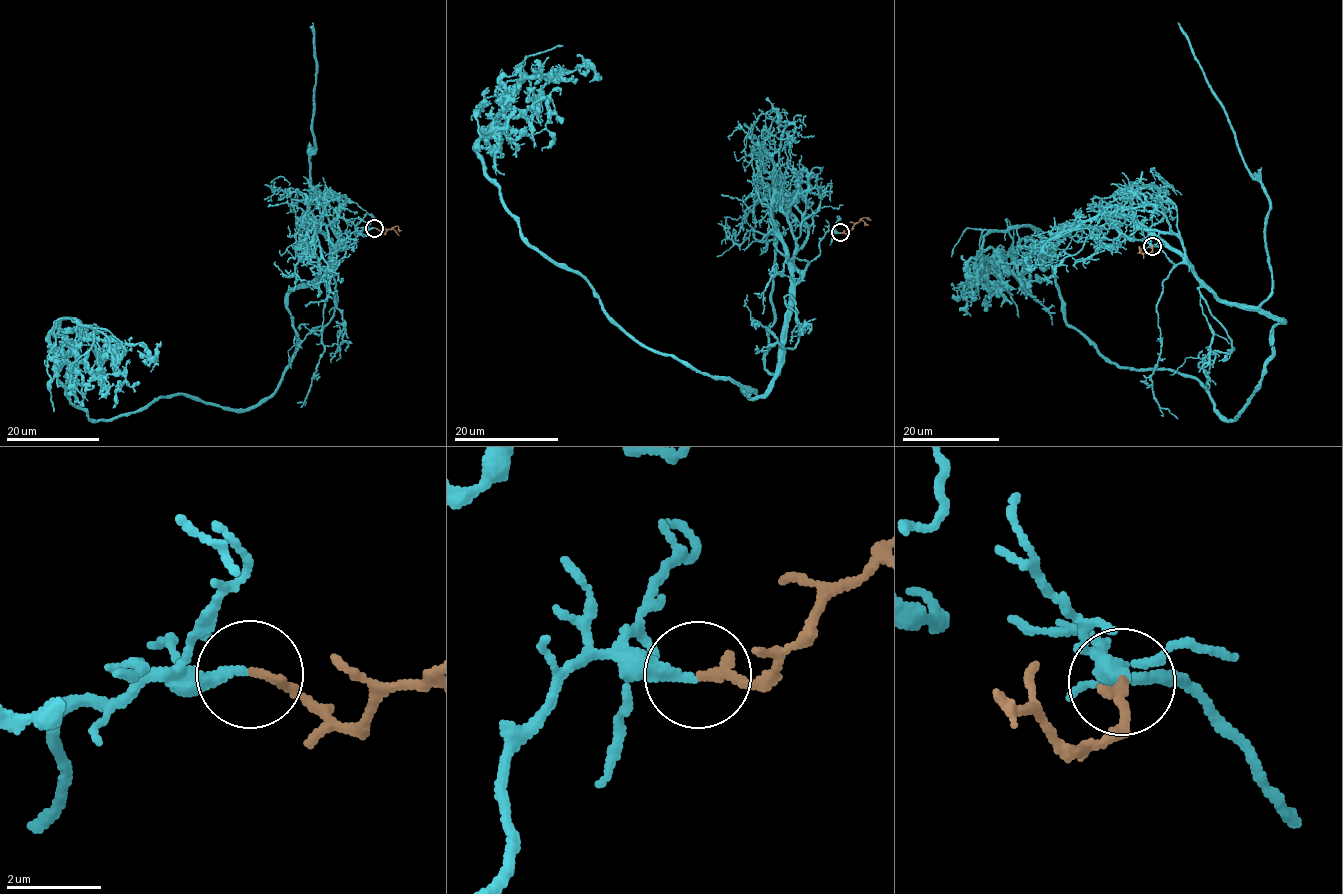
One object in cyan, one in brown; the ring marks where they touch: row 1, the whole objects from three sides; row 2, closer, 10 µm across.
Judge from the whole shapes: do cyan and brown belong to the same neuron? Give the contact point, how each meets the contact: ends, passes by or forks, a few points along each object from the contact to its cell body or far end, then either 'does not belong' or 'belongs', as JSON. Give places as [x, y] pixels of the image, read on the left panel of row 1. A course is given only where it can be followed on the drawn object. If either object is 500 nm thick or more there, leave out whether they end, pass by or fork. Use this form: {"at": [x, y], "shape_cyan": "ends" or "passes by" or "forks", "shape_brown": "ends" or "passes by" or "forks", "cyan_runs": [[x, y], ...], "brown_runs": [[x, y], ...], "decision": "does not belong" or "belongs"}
{"at": [374, 228], "shape_cyan": "ends", "shape_brown": "ends", "cyan_runs": [[373, 228], [294, 287], [295, 356], [257, 403], [95, 422], [55, 368], [63, 319], [108, 340], [94, 385]], "brown_runs": [[374, 228], [384, 233], [395, 227], [401, 230]], "decision": "belongs"}

